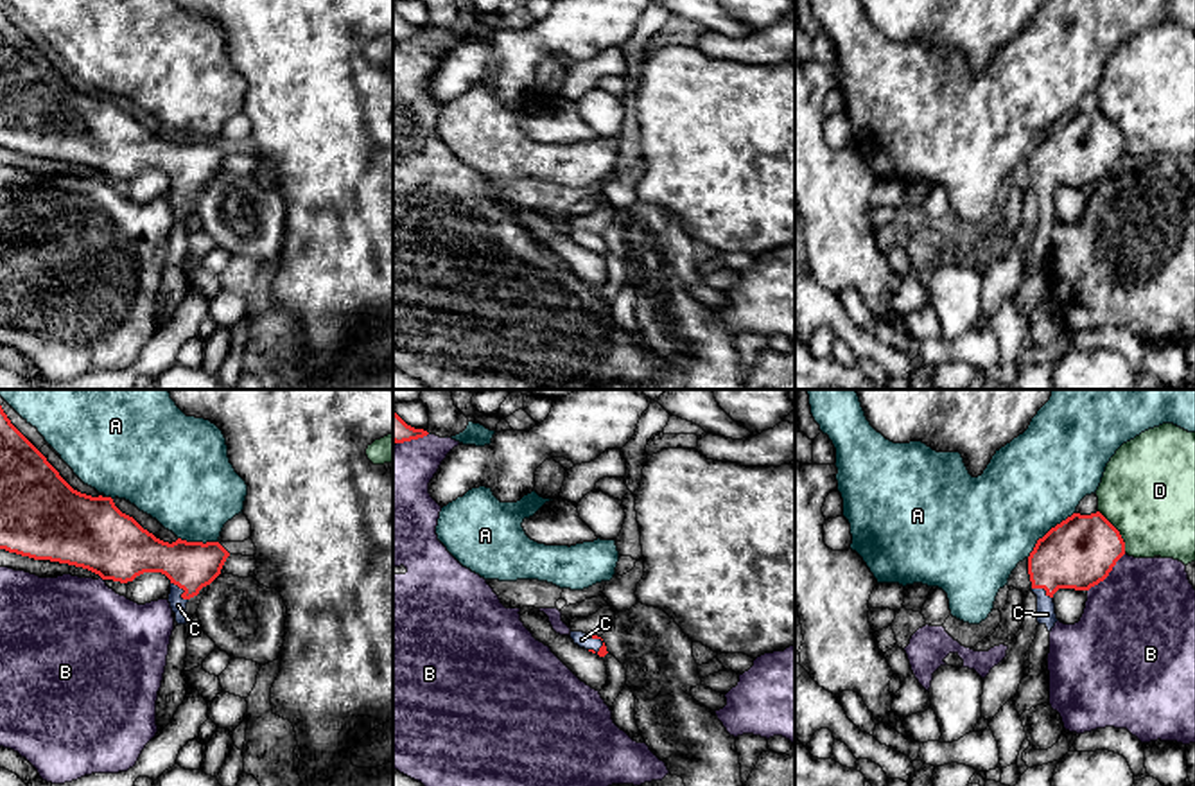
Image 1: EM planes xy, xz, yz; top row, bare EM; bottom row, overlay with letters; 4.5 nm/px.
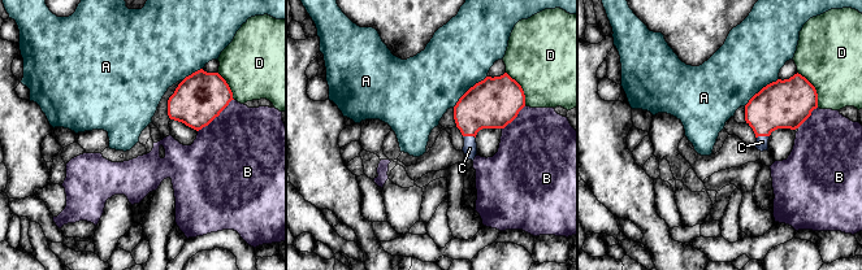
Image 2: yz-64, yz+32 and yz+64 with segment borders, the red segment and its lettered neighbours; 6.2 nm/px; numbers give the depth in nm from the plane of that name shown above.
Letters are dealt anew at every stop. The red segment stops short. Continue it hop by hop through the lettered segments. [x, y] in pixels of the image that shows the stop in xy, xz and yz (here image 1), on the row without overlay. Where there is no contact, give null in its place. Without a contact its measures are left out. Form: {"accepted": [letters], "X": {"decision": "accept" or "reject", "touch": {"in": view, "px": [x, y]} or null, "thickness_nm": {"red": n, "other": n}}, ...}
{"accepted": ["C"], "A": {"decision": "reject", "touch": {"in": "yz", "px": [1048, 130]}, "thickness_nm": {"red": 320, "other": 420}}, "B": {"decision": "reject", "touch": {"in": "yz", "px": [1107, 173]}, "thickness_nm": {"red": 320, "other": 480}}, "C": {"decision": "accept", "touch": {"in": "xy", "px": [183, 187]}, "thickness_nm": {"red": 220, "other": 70}}, "D": {"decision": "reject", "touch": {"in": "yz", "px": [1118, 130]}, "thickness_nm": {"red": 320, "other": 420}}}

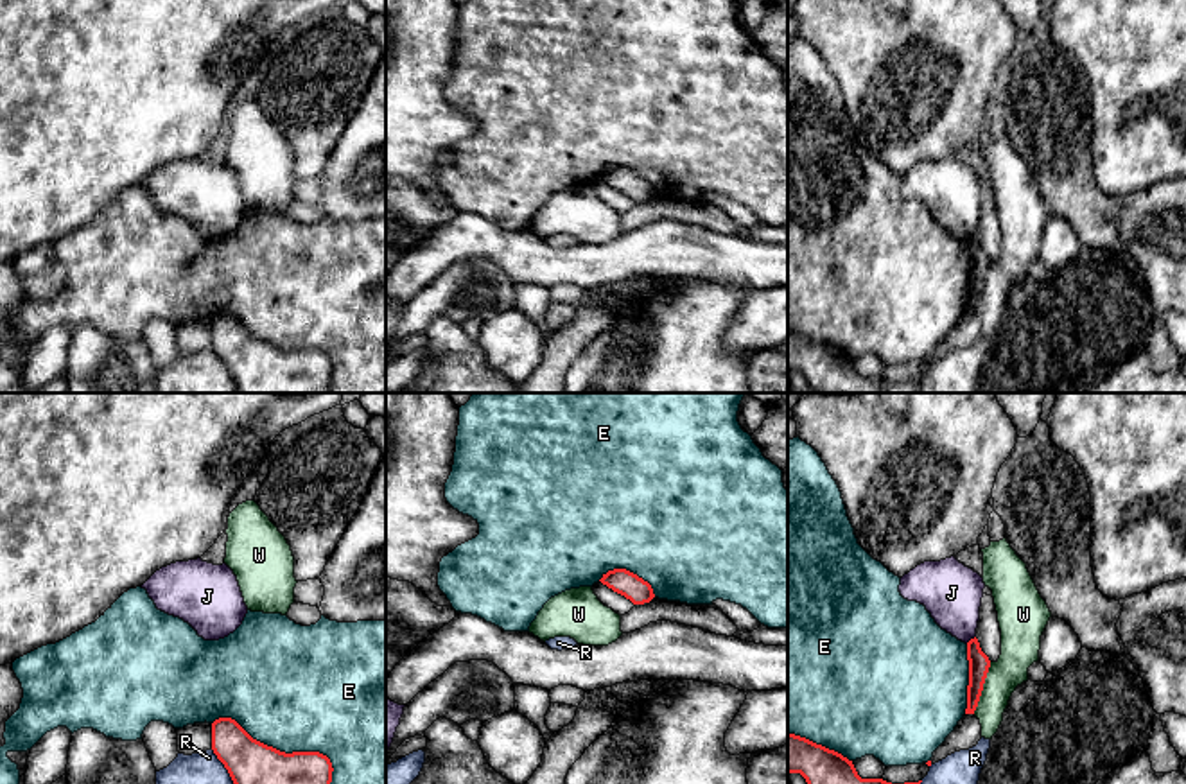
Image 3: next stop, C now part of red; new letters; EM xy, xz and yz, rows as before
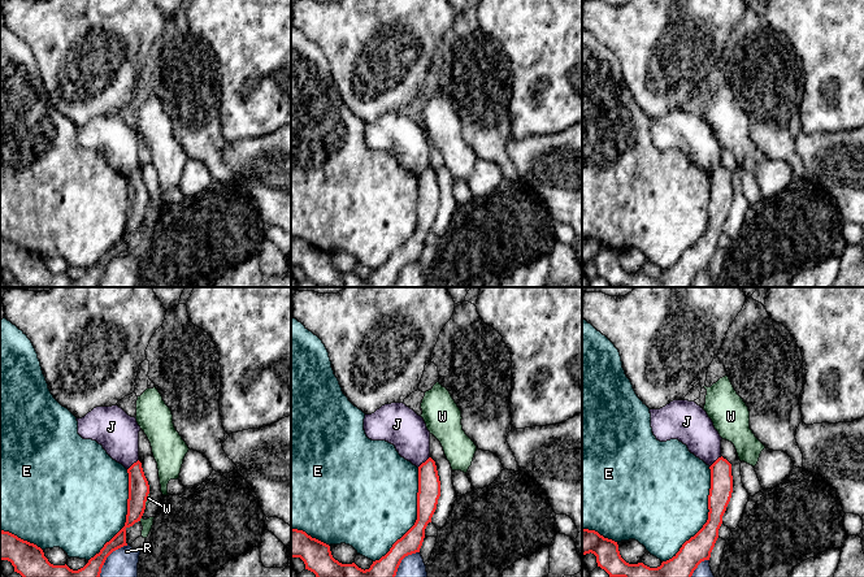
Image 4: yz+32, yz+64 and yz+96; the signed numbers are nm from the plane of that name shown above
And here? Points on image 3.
{"accepted": [], "E": {"decision": "reject", "touch": {"in": "xy", "px": [287, 352]}, "thickness_nm": {"red": 380, "other": 480}}, "J": {"decision": "reject", "touch": {"in": "yz", "px": [971, 237]}, "thickness_nm": {"red": 100, "other": 280}}, "R": {"decision": "reject", "touch": {"in": "xy", "px": [228, 370]}, "thickness_nm": {"red": 360, "other": 340}}, "W": {"decision": "reject", "touch": {"in": "yz", "px": [982, 286]}, "thickness_nm": {"red": 100, "other": 180}}}

